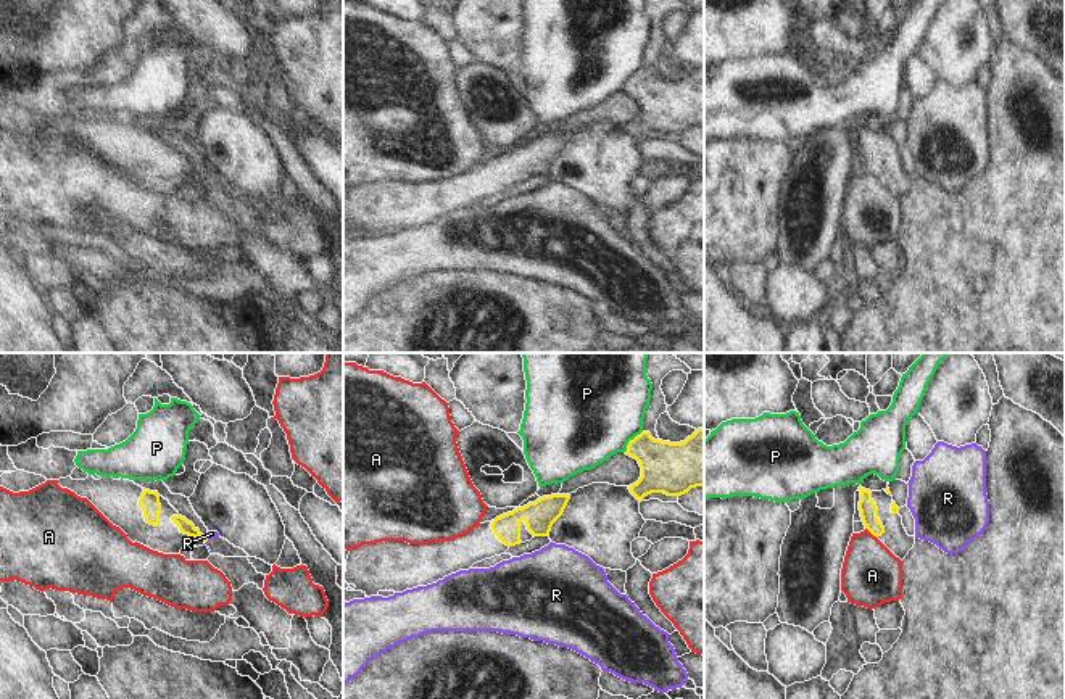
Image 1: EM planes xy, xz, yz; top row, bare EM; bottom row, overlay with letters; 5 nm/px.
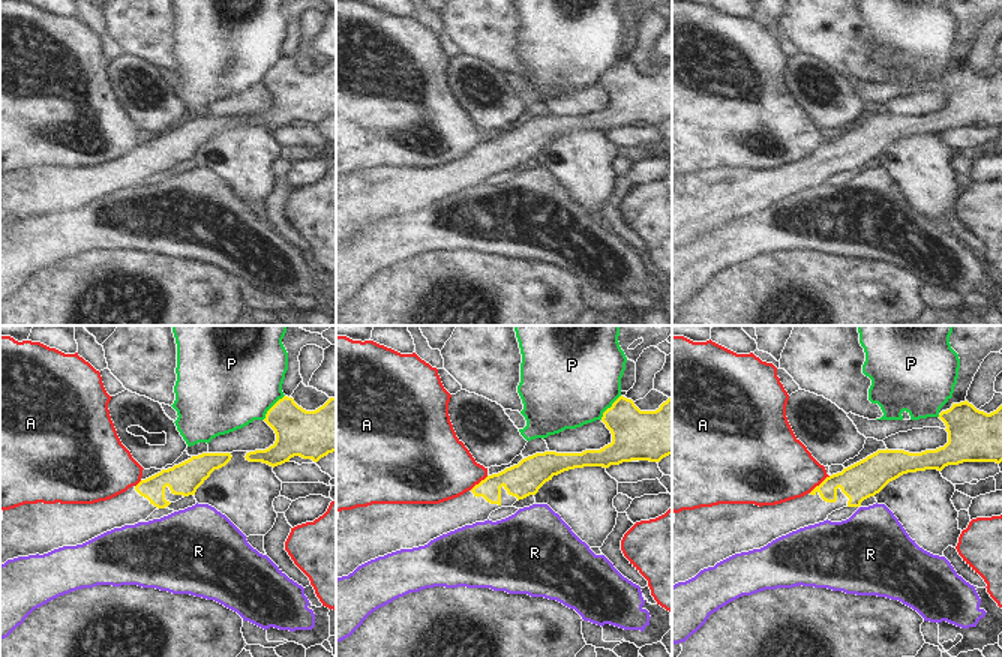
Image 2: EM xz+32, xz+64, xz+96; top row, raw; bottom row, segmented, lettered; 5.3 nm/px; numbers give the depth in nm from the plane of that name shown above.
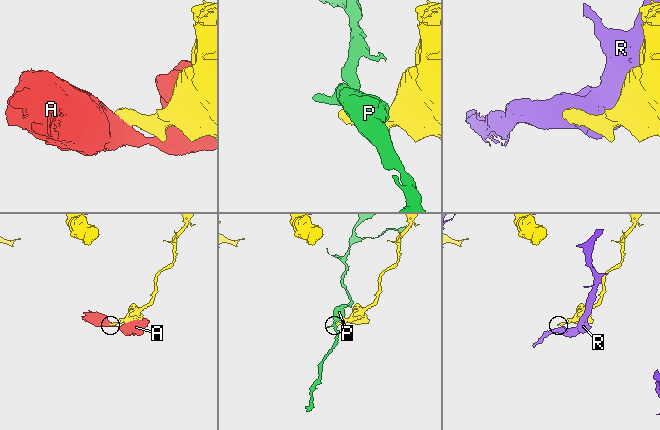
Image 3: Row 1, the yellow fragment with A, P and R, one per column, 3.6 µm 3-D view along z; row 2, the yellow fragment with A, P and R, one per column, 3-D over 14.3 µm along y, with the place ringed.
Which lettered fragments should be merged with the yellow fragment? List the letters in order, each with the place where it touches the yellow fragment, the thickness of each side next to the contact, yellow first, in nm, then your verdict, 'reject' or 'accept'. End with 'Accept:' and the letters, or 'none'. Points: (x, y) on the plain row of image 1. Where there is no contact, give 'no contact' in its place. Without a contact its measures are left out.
A: contact yz (870, 171); calibres 90 and 300 nm; reject
P: contact xz (630, 79); calibres 260 and 480 nm; reject
R: contact xy (208, 176); calibres 70 and 30 nm; reject
Accept: none

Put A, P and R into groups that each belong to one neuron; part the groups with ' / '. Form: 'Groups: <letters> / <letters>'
Groups: A / P / R.

